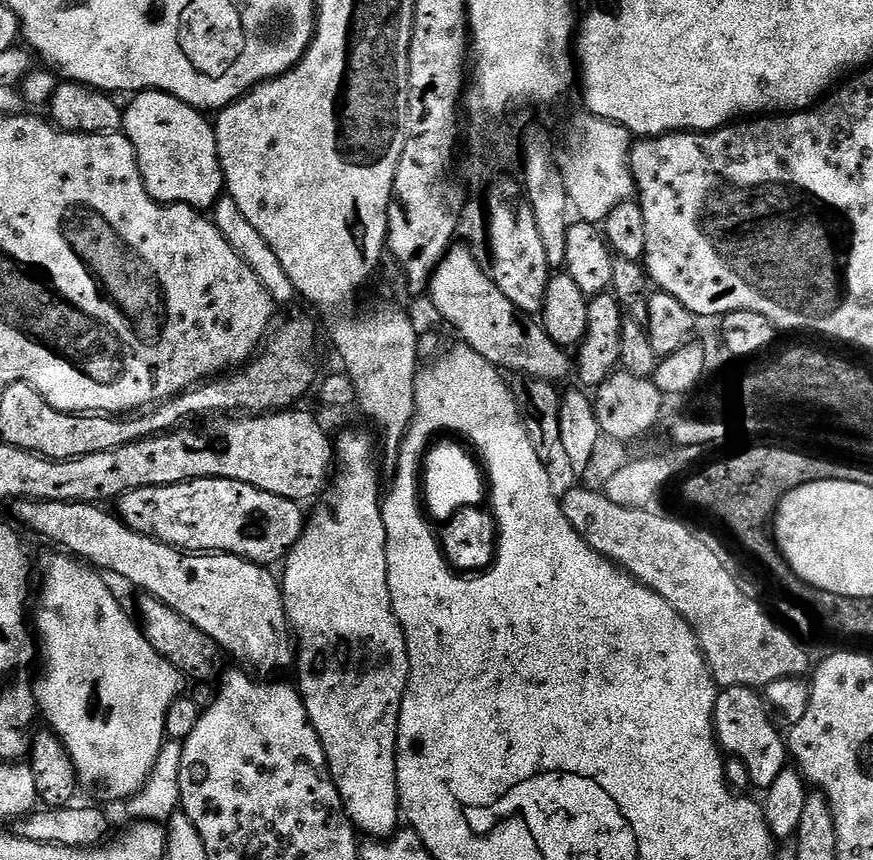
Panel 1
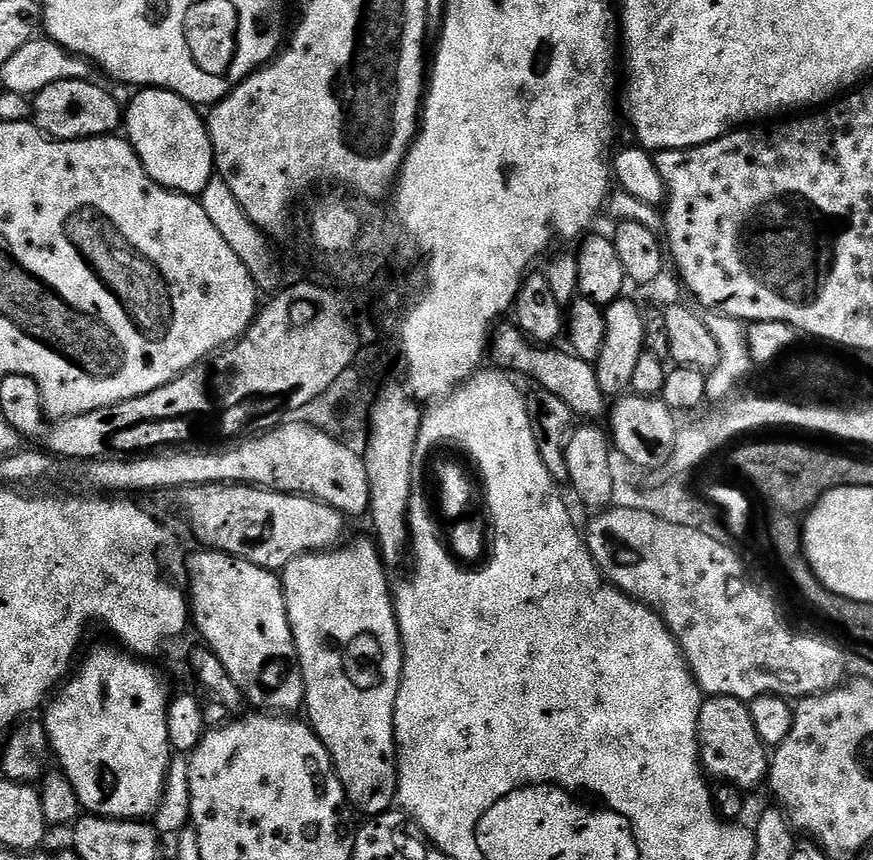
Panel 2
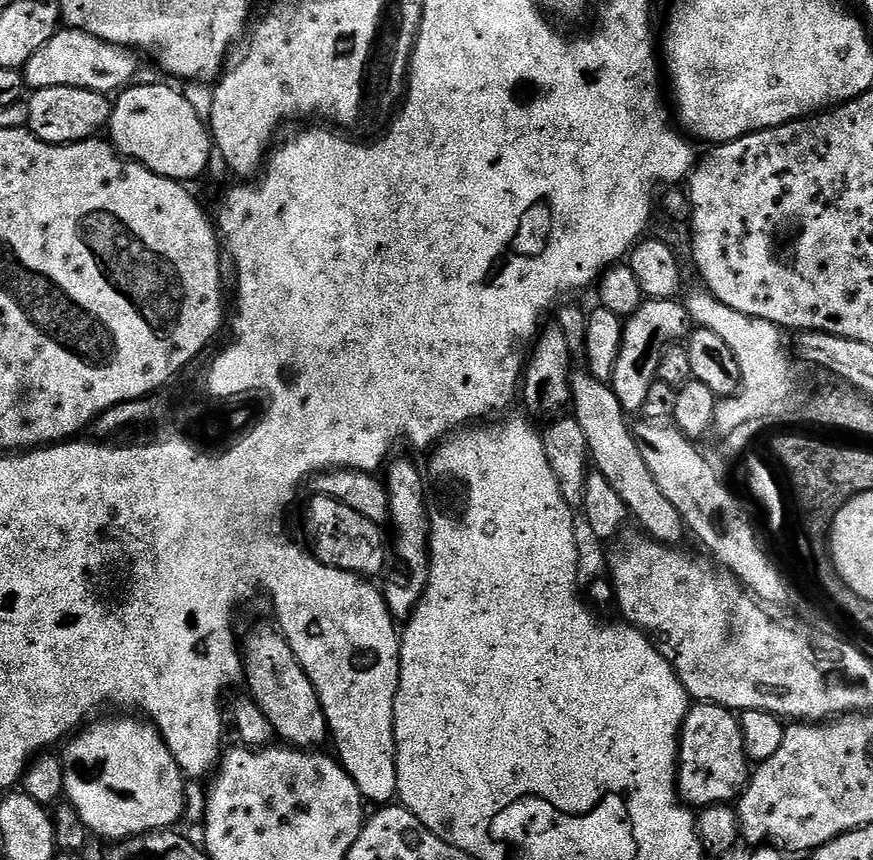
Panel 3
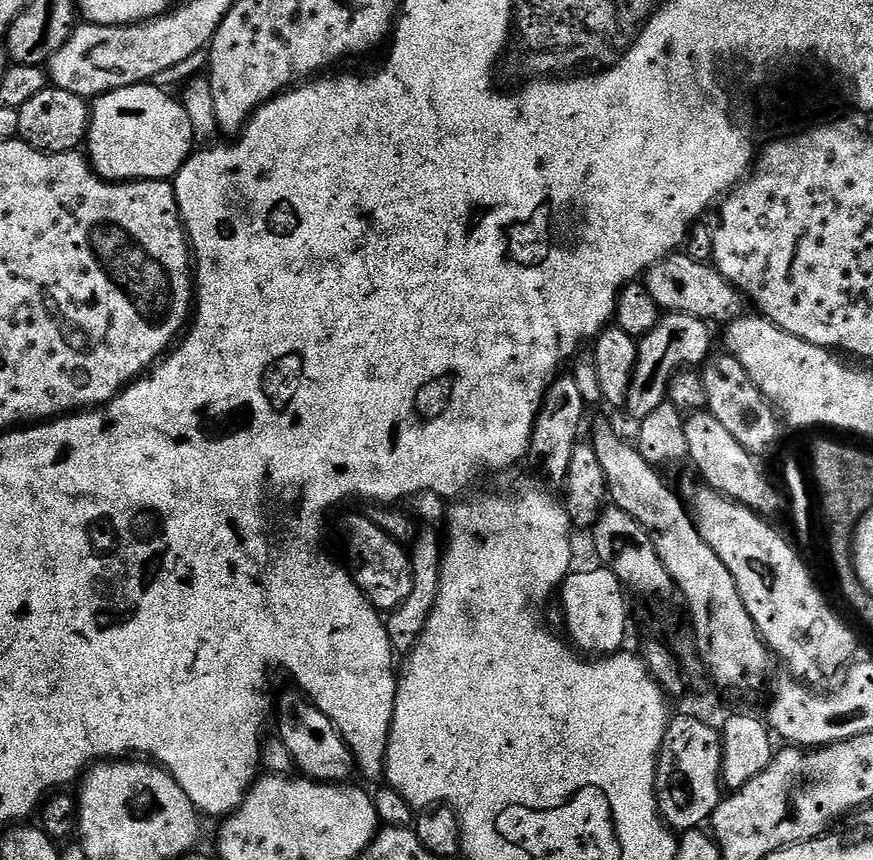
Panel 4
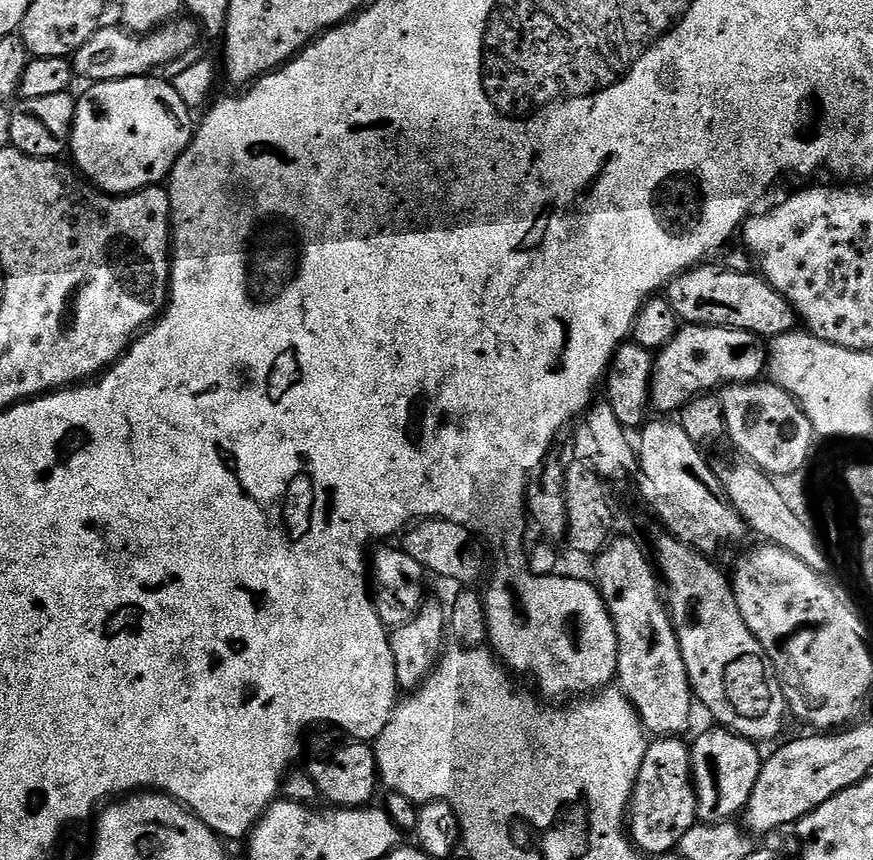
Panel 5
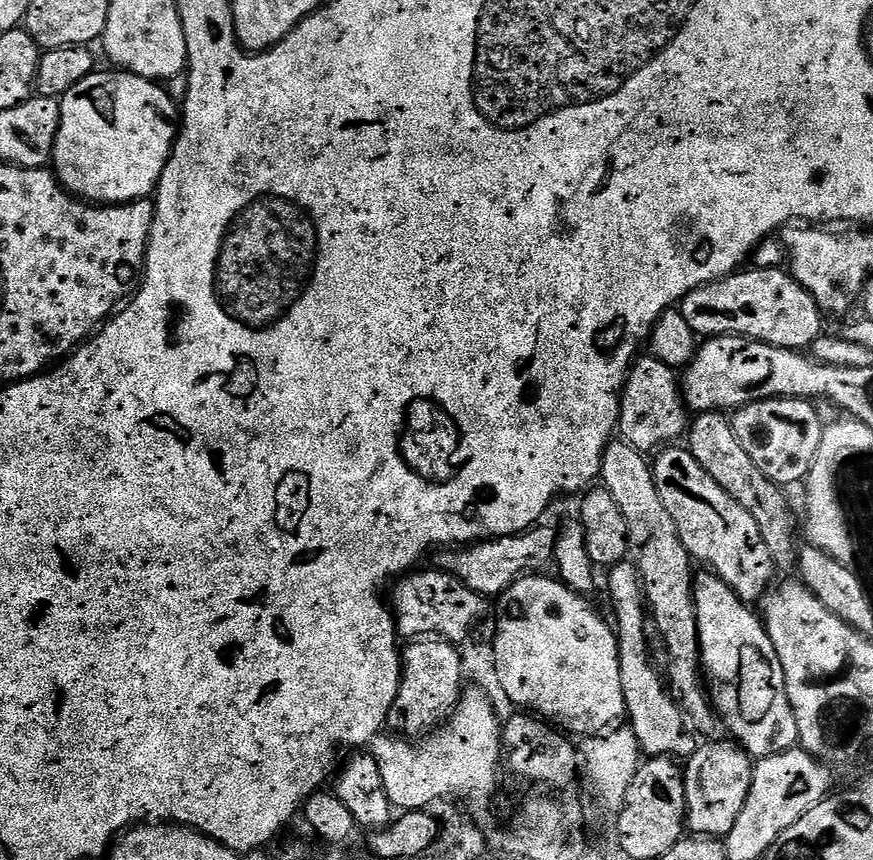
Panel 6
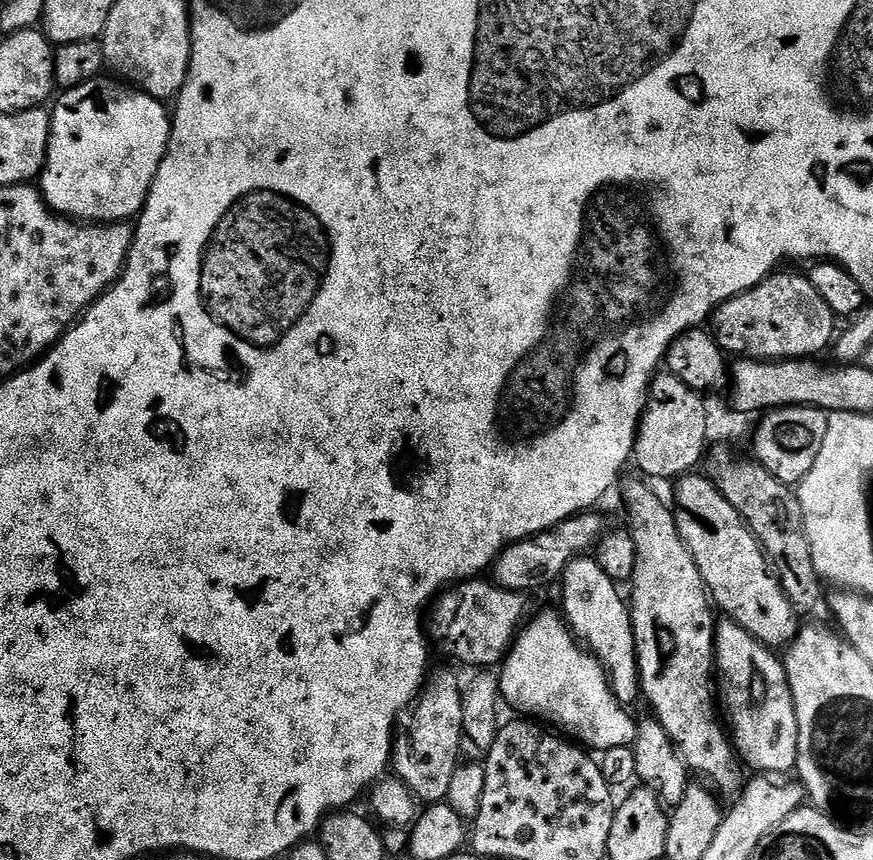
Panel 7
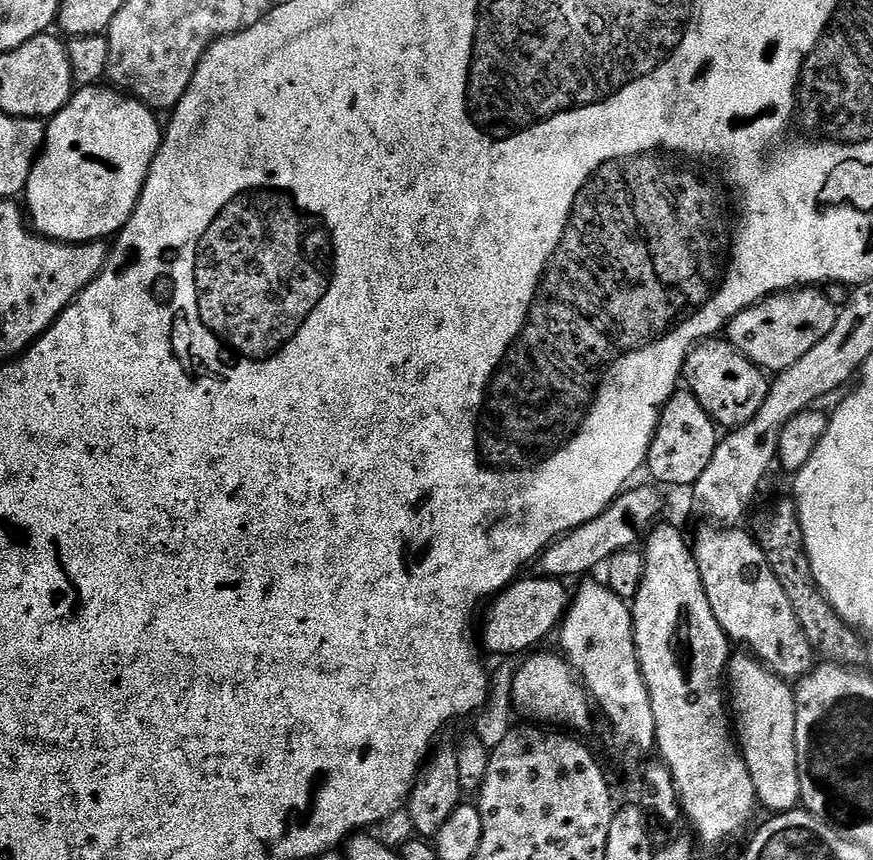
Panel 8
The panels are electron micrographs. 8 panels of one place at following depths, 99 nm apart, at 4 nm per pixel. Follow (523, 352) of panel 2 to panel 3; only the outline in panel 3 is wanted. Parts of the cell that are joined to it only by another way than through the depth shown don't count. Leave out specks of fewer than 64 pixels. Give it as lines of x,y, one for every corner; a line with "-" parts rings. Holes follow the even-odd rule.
577,371
572,378
570,408
578,426
582,426
586,434
590,460
595,471
602,473
606,482
610,482
610,486
618,490
618,498
622,498
634,520
644,527
641,529
662,544
679,545
679,540
686,536
686,525
670,498
666,498
666,494
658,490
658,482
654,482
654,474
650,474
646,461
642,459
642,450
638,450
630,424
628,428
629,417
618,402
614,390
605,381
594,378
587,371

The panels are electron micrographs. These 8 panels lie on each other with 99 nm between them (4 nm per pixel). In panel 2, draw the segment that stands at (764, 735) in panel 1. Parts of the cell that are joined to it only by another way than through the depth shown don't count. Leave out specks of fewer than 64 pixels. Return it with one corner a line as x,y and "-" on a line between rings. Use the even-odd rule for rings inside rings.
729,696
707,697
698,714
698,742
701,765
713,781
716,779
741,790
756,788
767,781
770,749
758,738
754,718
750,718
745,701

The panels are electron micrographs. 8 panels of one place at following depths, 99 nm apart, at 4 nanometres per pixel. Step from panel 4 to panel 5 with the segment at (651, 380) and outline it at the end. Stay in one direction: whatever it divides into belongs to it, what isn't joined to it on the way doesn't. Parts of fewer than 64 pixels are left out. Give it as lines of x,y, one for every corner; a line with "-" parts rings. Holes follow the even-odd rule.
684,324
674,338
655,353
652,362
651,407
660,414
676,414
694,397
712,394
721,386
759,381
769,367
769,349
761,337
744,328
715,328

